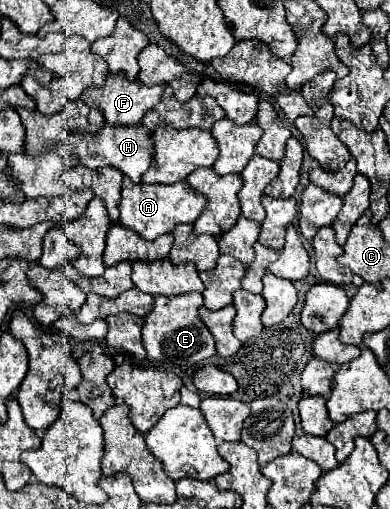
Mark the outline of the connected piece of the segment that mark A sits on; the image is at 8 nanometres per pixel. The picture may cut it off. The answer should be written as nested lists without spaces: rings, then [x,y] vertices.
[[[129,176],[123,178],[123,192],[121,192],[121,216],[119,222],[131,230],[135,230],[145,240],[155,240],[161,234],[173,232],[173,228],[181,222],[193,224],[207,206],[207,198],[195,192],[185,180],[181,184],[135,184]]]

